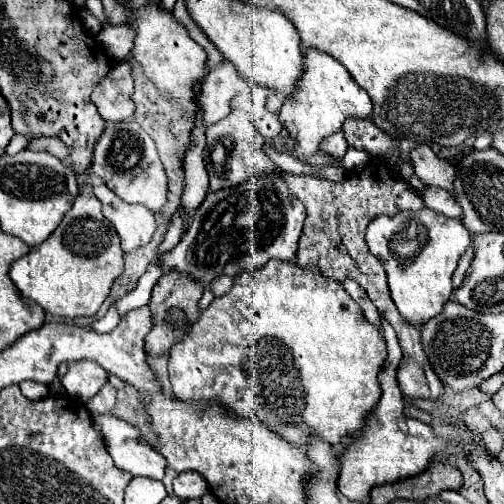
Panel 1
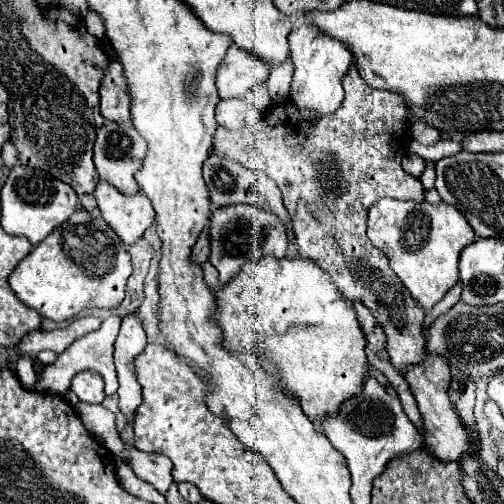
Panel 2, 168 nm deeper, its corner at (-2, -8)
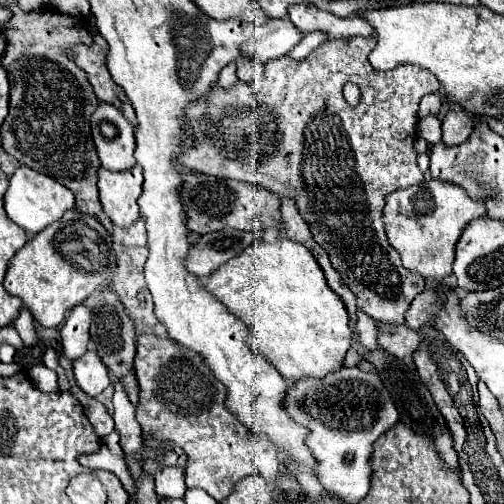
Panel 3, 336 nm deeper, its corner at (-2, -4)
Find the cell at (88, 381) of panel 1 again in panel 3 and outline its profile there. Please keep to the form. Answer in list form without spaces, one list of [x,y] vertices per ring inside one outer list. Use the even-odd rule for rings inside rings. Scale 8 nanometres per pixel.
[[[87,350],[79,360],[73,362],[73,374],[77,386],[91,398],[101,394],[109,386],[107,368],[93,350]]]

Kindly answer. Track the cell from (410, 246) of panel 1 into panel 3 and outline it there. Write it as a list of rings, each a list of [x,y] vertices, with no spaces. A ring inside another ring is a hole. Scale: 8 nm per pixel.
[[[427,180],[421,186],[395,190],[385,198],[383,224],[389,244],[399,252],[403,266],[417,272],[431,284],[439,284],[451,276],[455,260],[455,244],[465,226],[485,214],[483,202],[473,202],[467,192],[455,184]]]

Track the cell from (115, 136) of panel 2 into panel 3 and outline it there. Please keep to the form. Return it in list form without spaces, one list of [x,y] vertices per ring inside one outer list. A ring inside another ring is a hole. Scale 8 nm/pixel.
[[[99,104],[91,118],[91,134],[103,168],[113,172],[125,172],[133,168],[133,124],[121,116],[121,110],[113,108],[111,104]]]

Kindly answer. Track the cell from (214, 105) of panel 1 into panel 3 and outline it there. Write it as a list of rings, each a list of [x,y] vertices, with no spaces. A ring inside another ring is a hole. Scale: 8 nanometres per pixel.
[[[273,18],[267,24],[255,28],[253,36],[241,46],[239,60],[259,60],[267,64],[285,56],[293,46],[301,42],[303,34],[287,18]]]

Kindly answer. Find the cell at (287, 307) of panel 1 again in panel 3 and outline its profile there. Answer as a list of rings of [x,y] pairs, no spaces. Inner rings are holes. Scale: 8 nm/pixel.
[[[259,240],[213,272],[205,288],[247,326],[255,336],[255,346],[263,350],[287,382],[325,378],[343,366],[353,340],[349,314],[305,246],[291,240]]]

